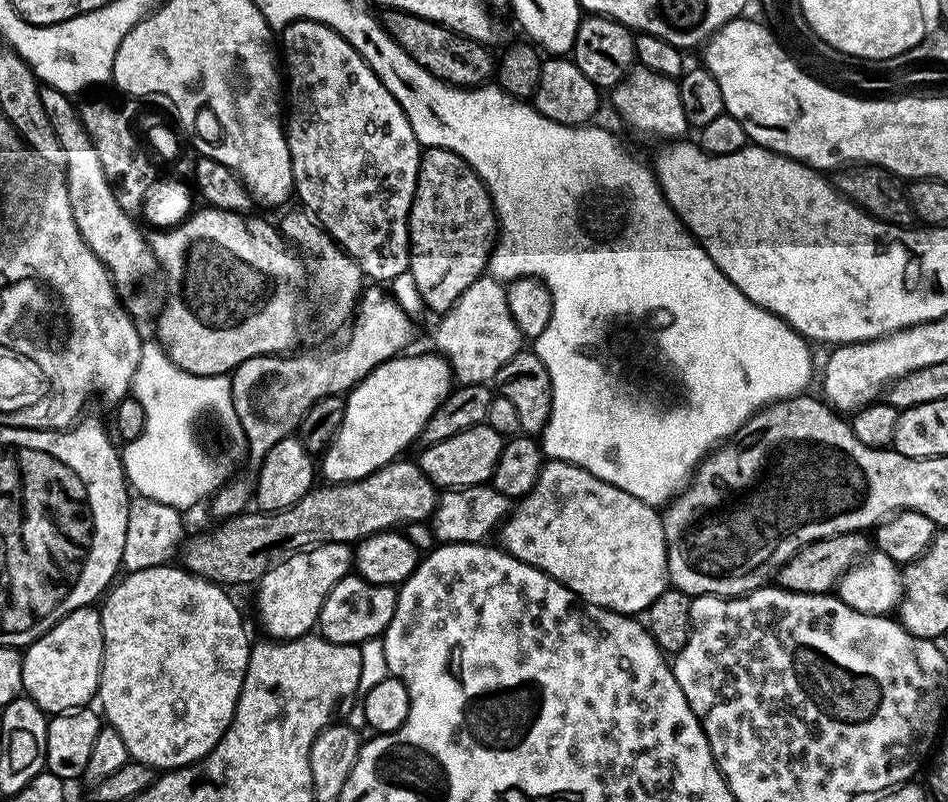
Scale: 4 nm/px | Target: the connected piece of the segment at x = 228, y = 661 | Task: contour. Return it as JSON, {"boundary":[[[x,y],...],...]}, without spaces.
{"boundary":[[[172,562],[150,566],[149,569],[128,572],[123,578],[117,579],[111,585],[110,591],[103,597],[99,605],[100,617],[102,618],[102,638],[104,639],[104,661],[100,671],[100,691],[98,704],[104,707],[103,719],[107,727],[116,728],[118,734],[122,734],[122,742],[126,742],[126,750],[129,757],[143,764],[149,764],[154,770],[171,770],[184,768],[188,764],[194,764],[201,760],[224,736],[224,731],[232,725],[236,703],[242,690],[242,682],[248,665],[250,651],[250,639],[244,629],[244,620],[236,609],[236,604],[227,596],[225,589],[213,580],[207,580],[196,576],[183,566],[175,566]]]}

